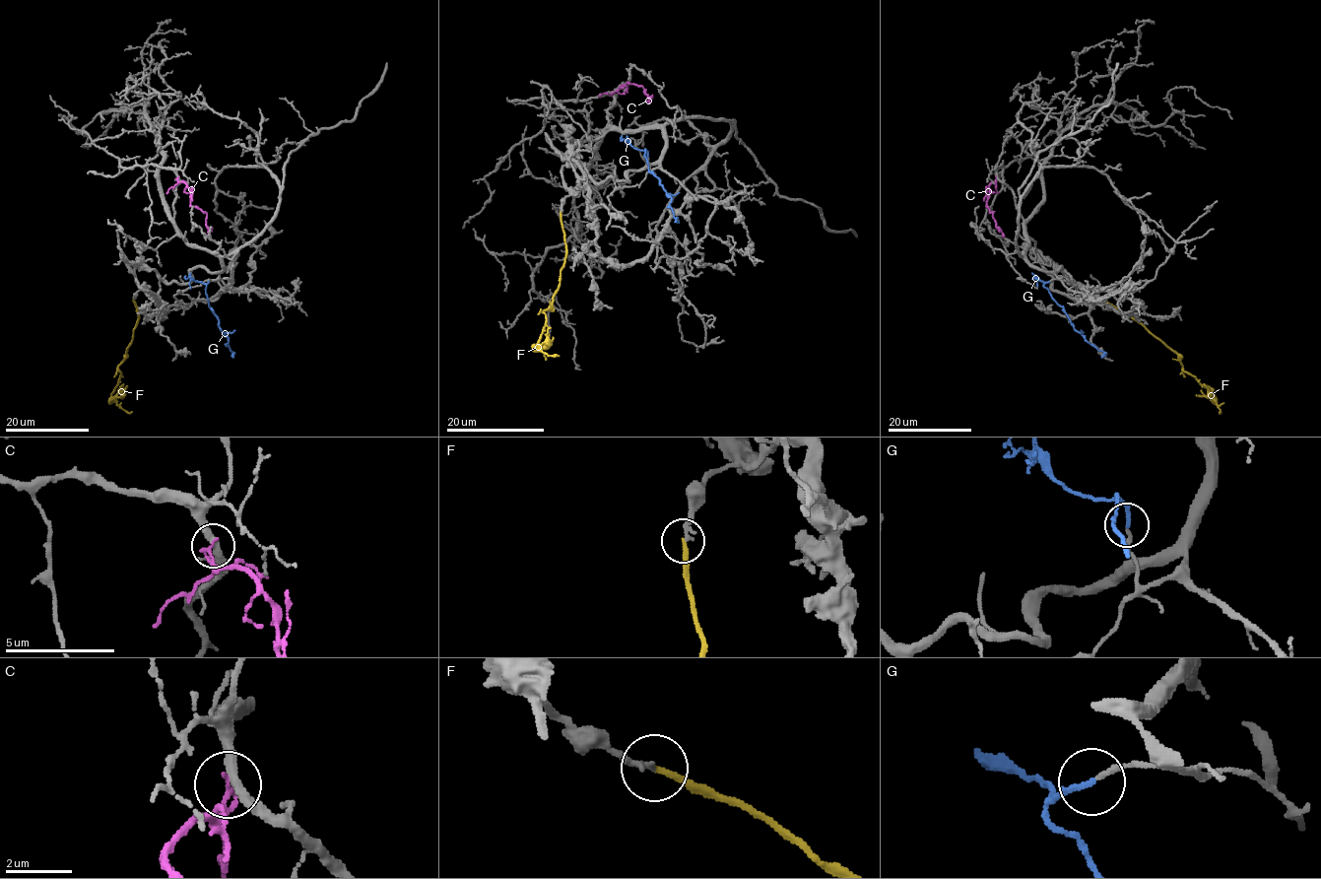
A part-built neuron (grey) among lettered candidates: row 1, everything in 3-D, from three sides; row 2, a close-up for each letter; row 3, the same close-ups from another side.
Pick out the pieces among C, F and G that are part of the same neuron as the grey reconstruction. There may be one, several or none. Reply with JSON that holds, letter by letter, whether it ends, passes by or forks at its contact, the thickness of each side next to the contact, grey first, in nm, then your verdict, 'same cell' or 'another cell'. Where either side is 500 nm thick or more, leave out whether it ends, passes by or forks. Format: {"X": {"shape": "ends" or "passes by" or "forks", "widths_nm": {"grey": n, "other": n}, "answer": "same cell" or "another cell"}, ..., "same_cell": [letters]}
{"C": {"shape": "ends", "widths_nm": {"grey": 320, "other": 200}, "answer": "another cell"}, "F": {"shape": "ends", "widths_nm": {"grey": 200, "other": 180}, "answer": "another cell"}, "G": {"shape": "ends", "widths_nm": {"grey": 160, "other": 170}, "answer": "same cell"}, "same_cell": ["G"]}

